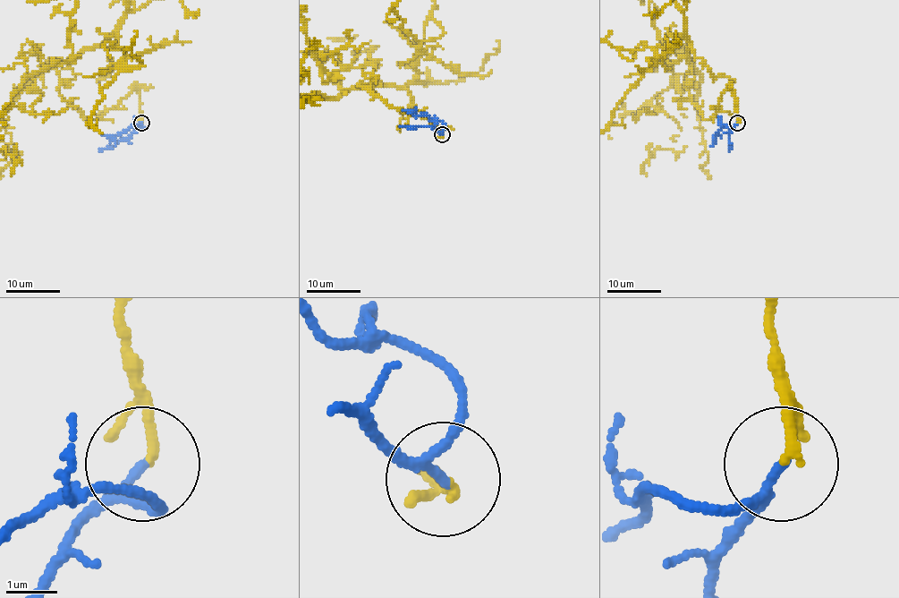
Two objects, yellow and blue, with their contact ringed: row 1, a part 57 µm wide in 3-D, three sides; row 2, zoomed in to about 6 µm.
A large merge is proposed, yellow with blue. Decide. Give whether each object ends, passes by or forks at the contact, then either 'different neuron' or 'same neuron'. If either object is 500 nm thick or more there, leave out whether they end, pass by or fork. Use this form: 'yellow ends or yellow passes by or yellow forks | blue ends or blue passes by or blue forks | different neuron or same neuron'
yellow ends | blue passes by | same neuron

